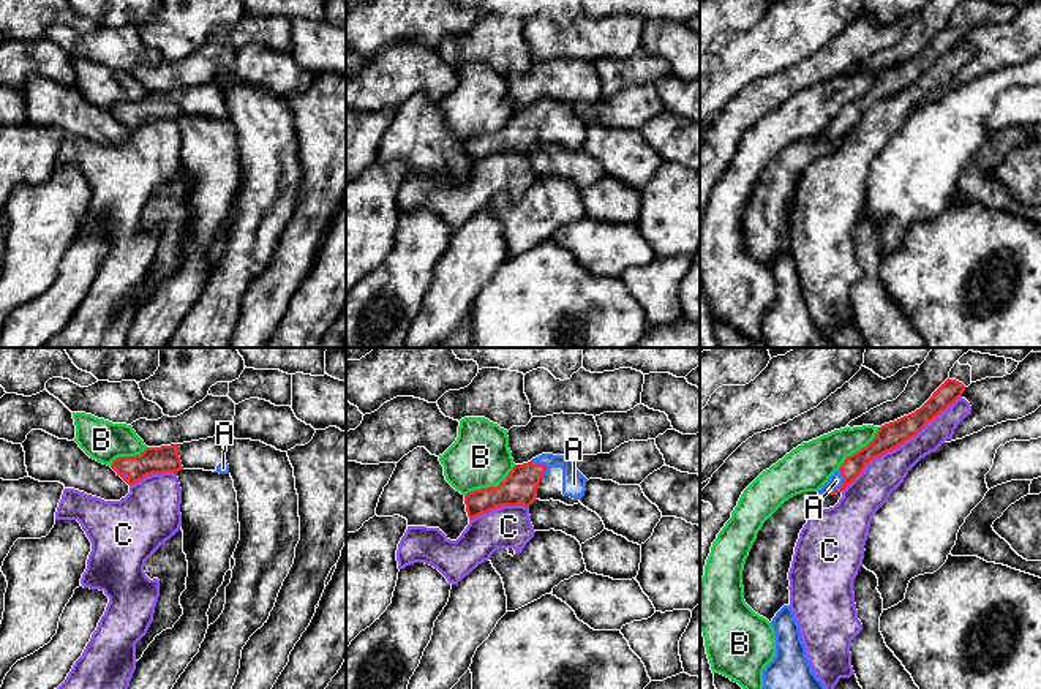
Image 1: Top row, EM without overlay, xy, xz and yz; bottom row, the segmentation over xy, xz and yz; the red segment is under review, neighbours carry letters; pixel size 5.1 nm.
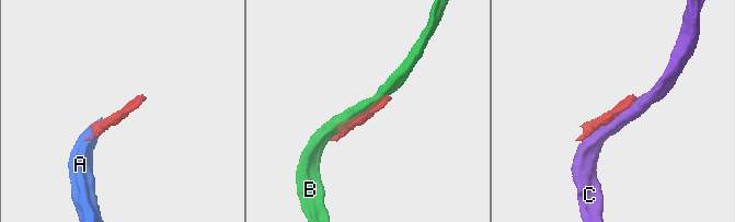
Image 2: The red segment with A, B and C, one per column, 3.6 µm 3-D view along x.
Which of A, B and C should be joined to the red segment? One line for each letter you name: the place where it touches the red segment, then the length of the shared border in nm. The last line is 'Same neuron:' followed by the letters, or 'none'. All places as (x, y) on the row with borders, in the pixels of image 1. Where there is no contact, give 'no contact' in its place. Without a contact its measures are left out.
A: contact yz (842, 484); length 150 nm
Same neuron: A

